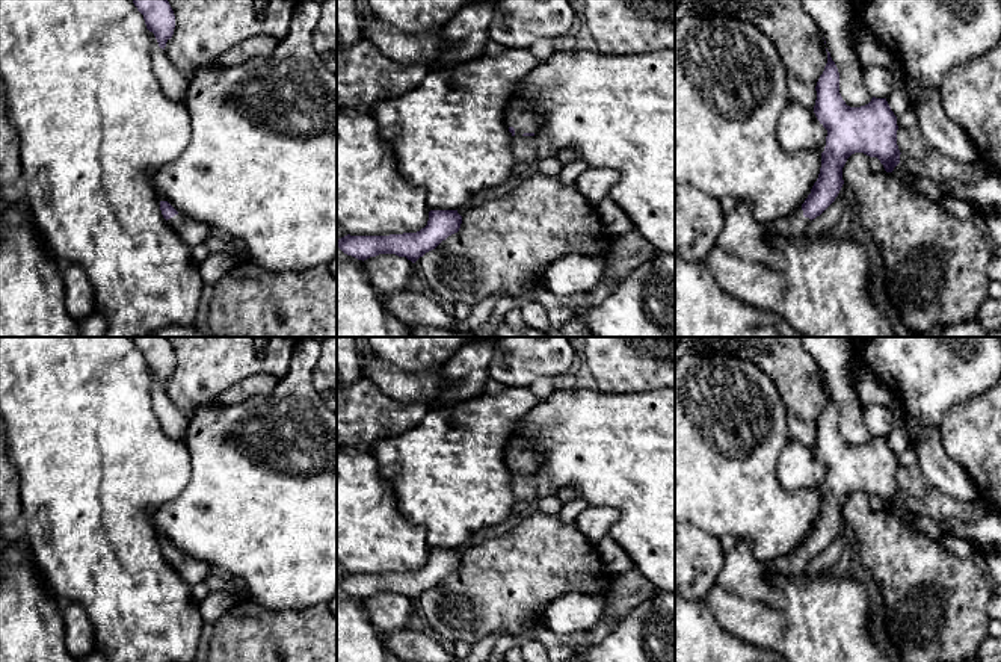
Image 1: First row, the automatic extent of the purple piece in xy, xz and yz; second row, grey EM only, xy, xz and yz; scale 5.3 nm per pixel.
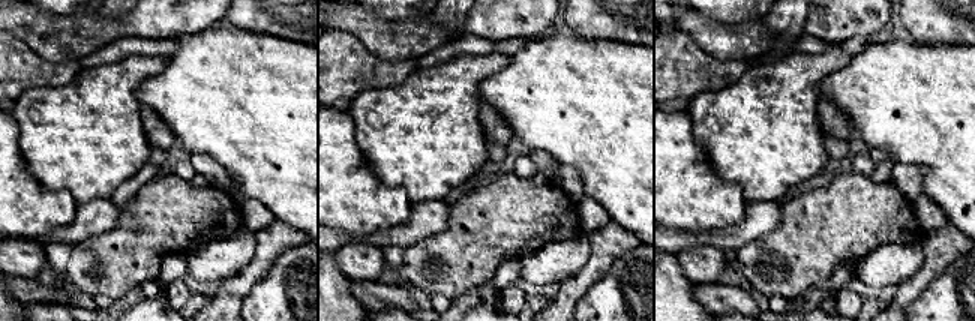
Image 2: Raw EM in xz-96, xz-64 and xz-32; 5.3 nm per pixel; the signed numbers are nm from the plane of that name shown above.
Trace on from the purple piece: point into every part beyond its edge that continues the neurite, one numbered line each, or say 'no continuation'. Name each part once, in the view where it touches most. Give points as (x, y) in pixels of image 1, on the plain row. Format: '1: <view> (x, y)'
1: yz (793, 564)

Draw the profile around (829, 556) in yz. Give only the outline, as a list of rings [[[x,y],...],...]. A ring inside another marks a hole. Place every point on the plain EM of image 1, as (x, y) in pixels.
[[[836,535],[835,540],[815,558],[811,559],[805,568],[805,574],[817,576],[826,570],[830,570],[841,558],[845,549],[845,538]]]

